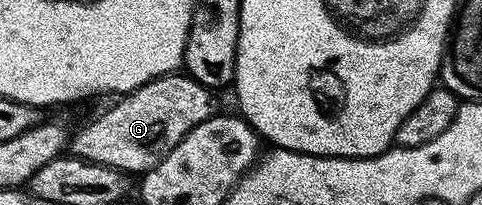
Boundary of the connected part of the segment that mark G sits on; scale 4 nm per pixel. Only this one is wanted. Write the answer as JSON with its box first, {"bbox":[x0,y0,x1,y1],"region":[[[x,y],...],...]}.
{"bbox":[70,74,214,174],"region":[[[169,74],[146,82],[133,92],[121,95],[113,108],[108,108],[85,128],[73,131],[70,152],[79,160],[89,160],[102,166],[117,168],[125,174],[149,172],[194,126],[214,115],[213,89],[199,84],[187,74]]]}

